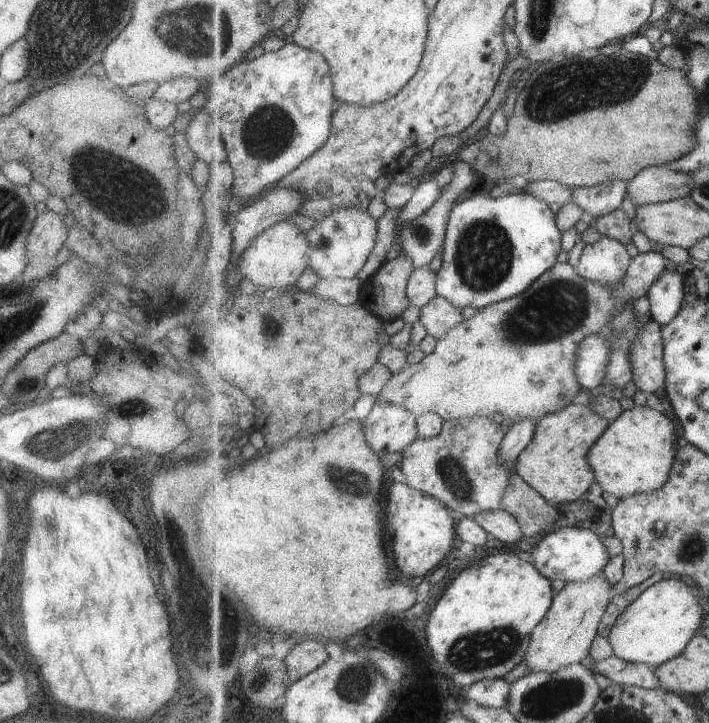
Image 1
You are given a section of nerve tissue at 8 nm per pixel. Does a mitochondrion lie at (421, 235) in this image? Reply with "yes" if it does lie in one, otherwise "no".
yes

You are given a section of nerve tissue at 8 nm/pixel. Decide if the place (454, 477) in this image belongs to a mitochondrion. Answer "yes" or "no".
yes

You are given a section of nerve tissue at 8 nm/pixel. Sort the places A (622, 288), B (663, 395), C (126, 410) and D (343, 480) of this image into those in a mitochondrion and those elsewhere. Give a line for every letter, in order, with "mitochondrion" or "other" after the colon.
A: other
B: other
C: mitochondrion
D: mitochondrion

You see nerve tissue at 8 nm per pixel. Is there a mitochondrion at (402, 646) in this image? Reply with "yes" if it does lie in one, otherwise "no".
no

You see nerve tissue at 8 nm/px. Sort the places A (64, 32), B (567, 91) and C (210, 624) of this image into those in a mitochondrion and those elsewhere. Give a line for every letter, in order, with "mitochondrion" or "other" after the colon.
A: mitochondrion
B: mitochondrion
C: mitochondrion

